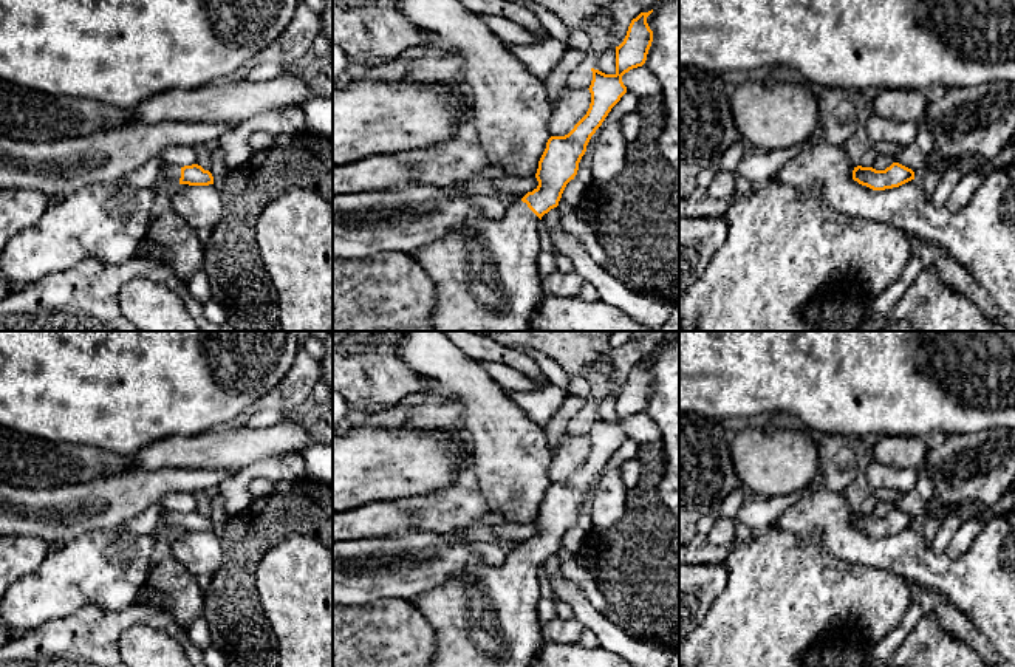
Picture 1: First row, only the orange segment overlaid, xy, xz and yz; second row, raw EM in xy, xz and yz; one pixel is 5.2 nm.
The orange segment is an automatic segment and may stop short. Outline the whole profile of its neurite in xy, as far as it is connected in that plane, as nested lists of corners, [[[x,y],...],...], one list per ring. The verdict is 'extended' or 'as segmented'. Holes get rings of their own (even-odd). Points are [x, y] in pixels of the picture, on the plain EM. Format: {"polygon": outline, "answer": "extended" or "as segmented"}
{"polygon": [[[198,511],[192,512],[164,512],[162,514],[164,525],[176,531],[189,531],[189,532],[209,532],[214,531],[214,523],[209,517],[204,517]]], "answer": "extended"}

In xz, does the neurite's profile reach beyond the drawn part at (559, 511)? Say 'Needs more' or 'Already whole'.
Needs more

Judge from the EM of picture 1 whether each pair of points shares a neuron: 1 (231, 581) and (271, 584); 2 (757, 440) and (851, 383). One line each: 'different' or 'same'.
1: different
2: different

